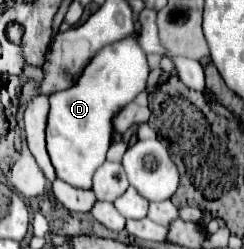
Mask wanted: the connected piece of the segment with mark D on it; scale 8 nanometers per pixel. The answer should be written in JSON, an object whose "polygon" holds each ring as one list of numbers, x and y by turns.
{"polygon":[[133,32,97,52,85,66,77,82,61,92,49,96,47,116,47,152,51,156,57,178,77,188,91,188,95,170,105,162,111,144,113,116,135,100,147,86,147,58,137,42,139,34]]}

